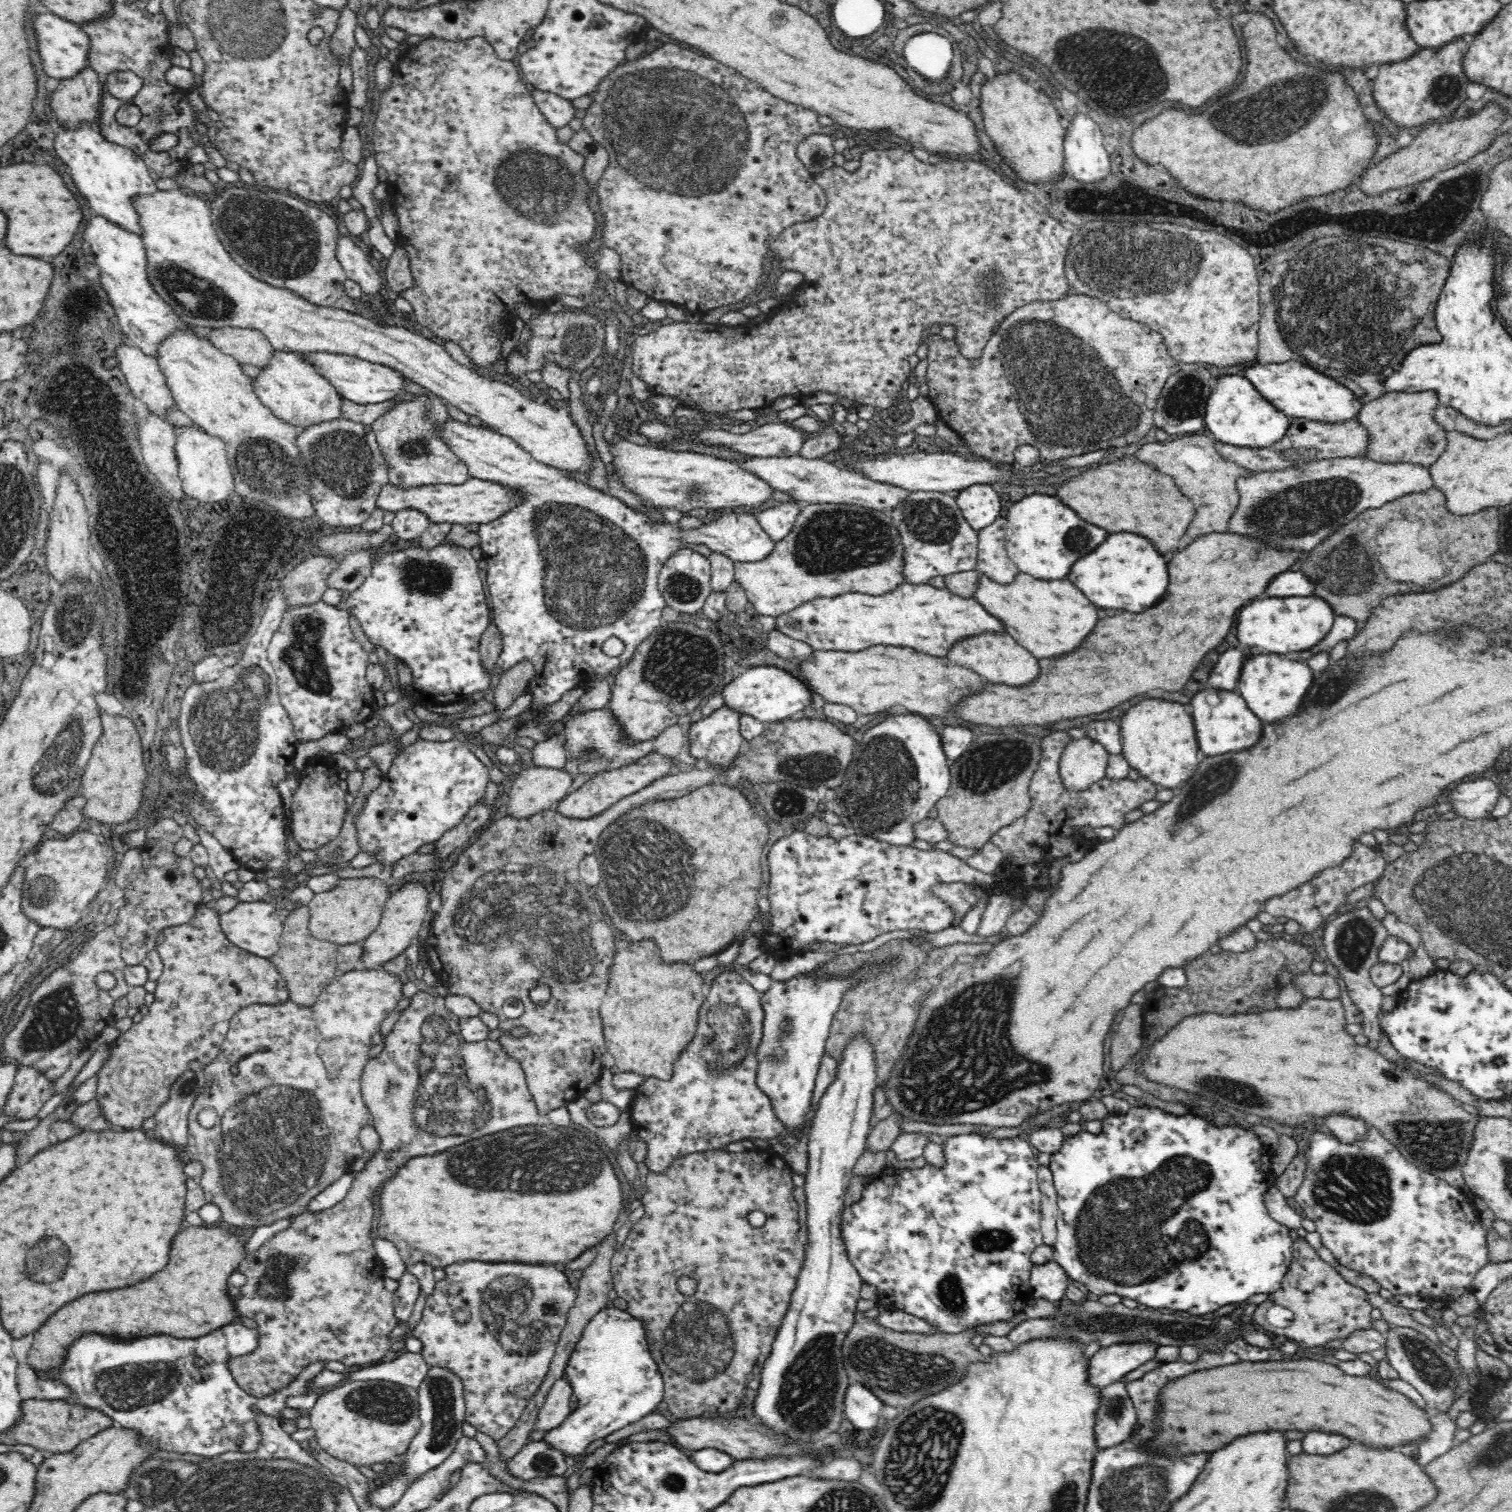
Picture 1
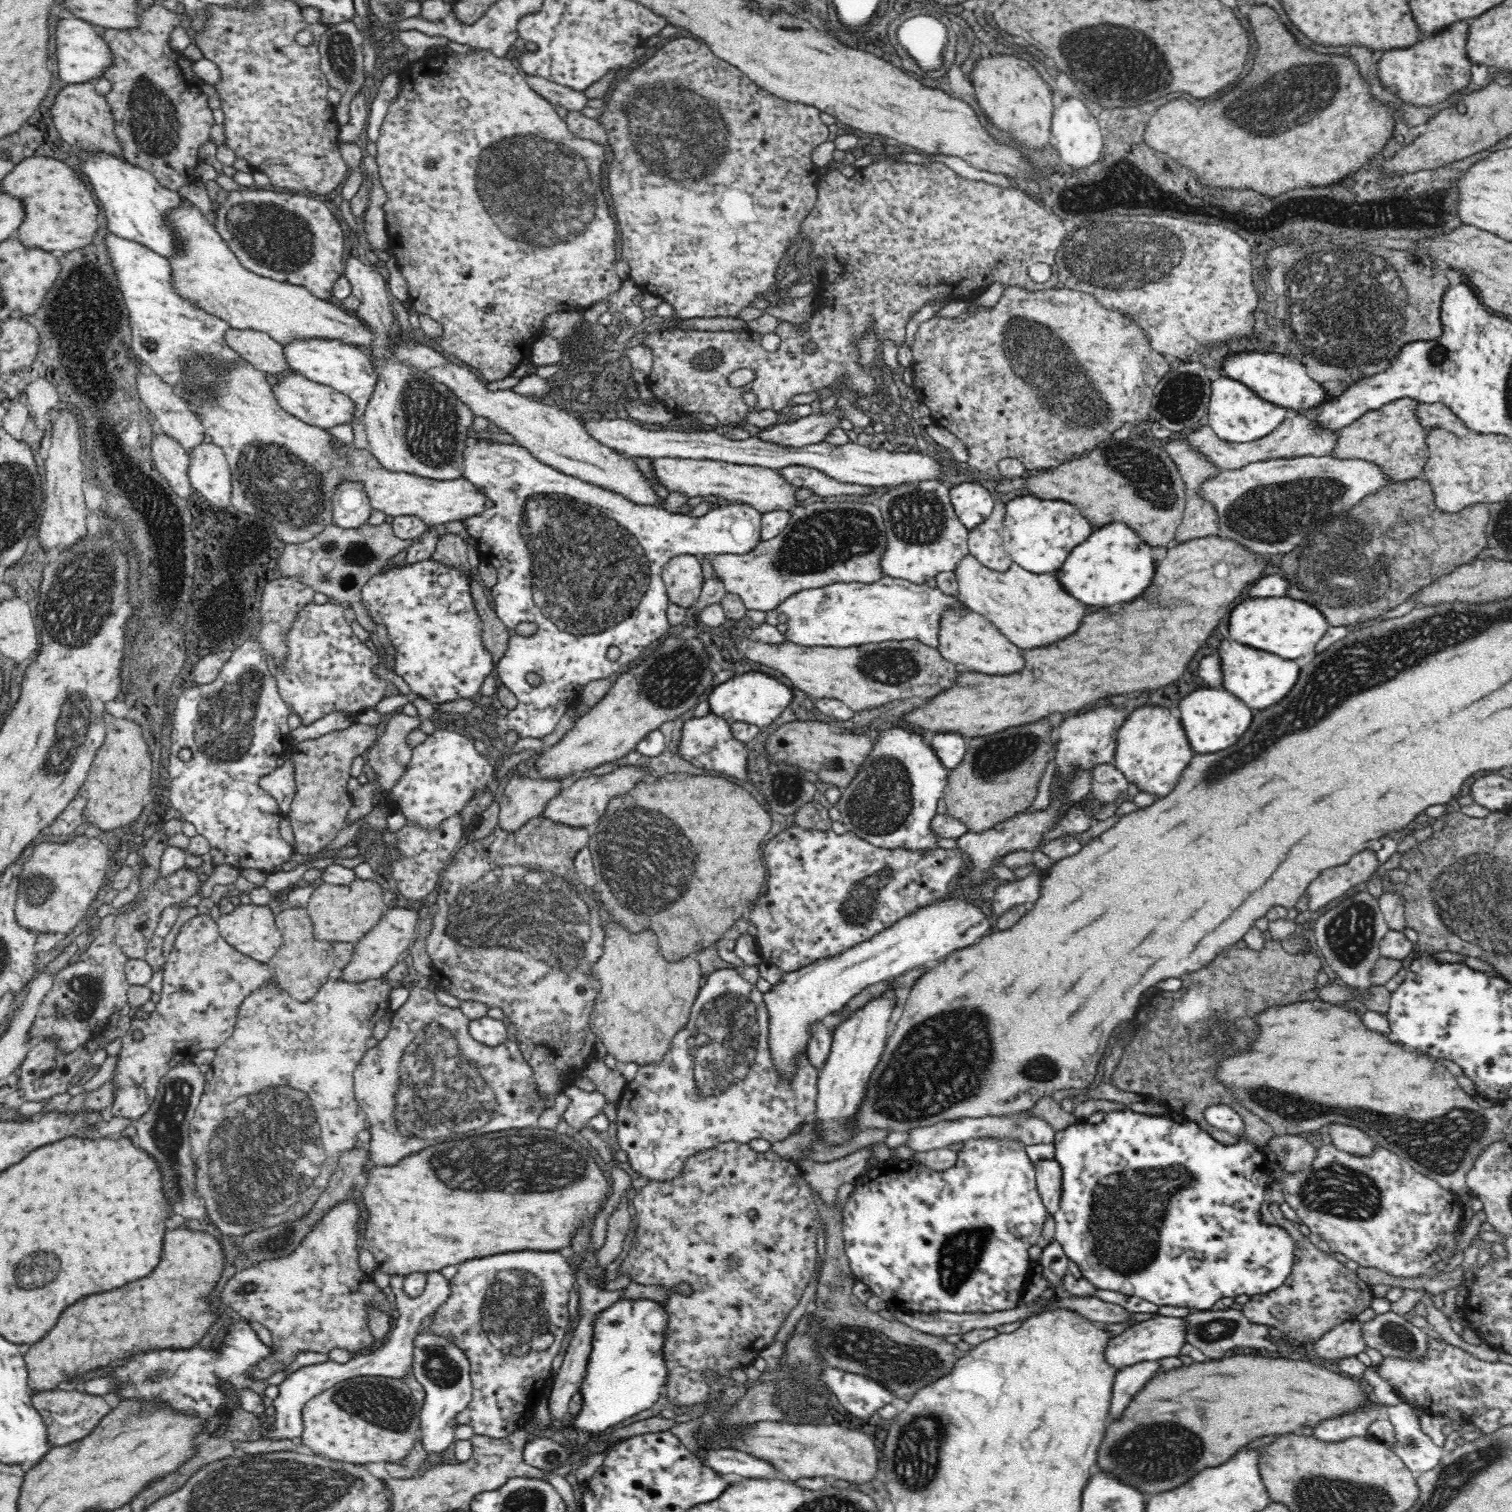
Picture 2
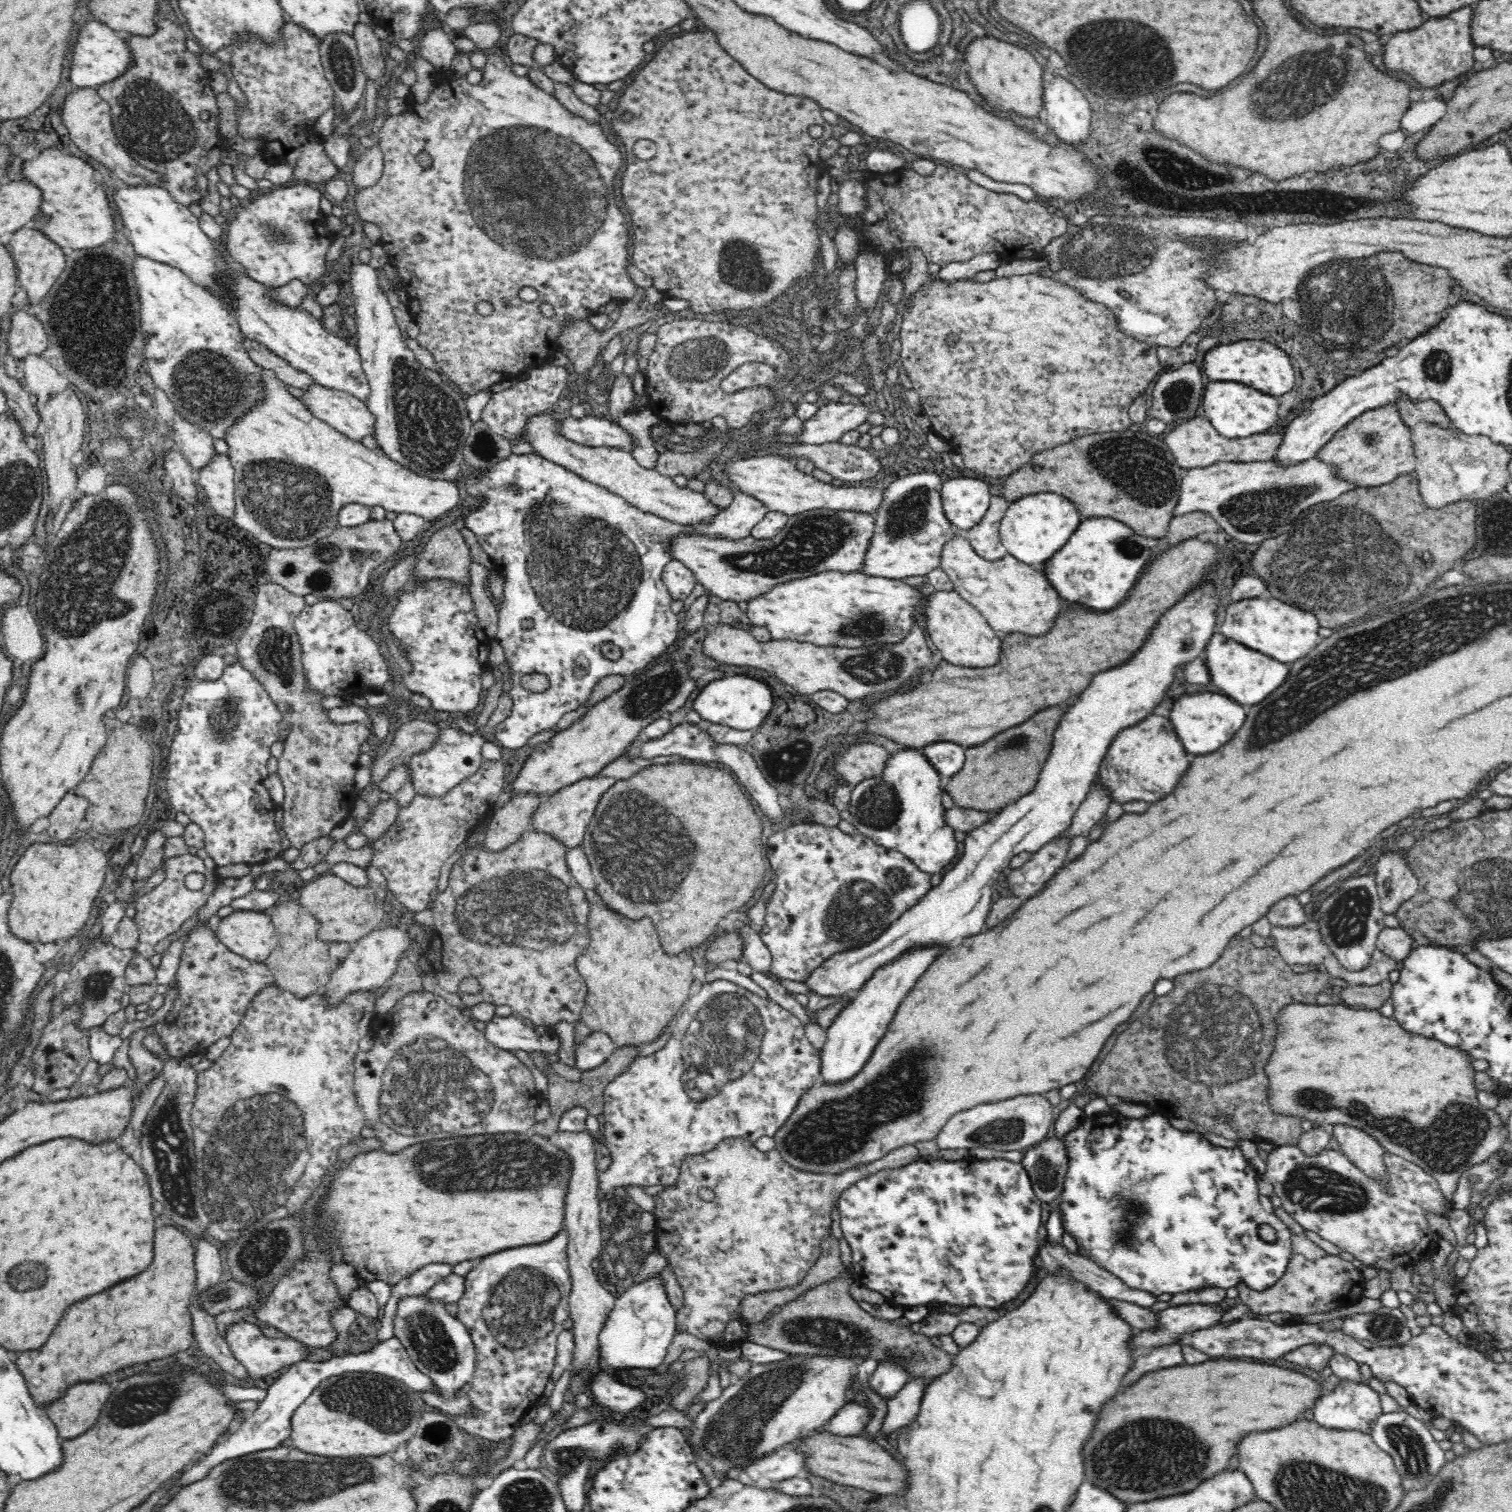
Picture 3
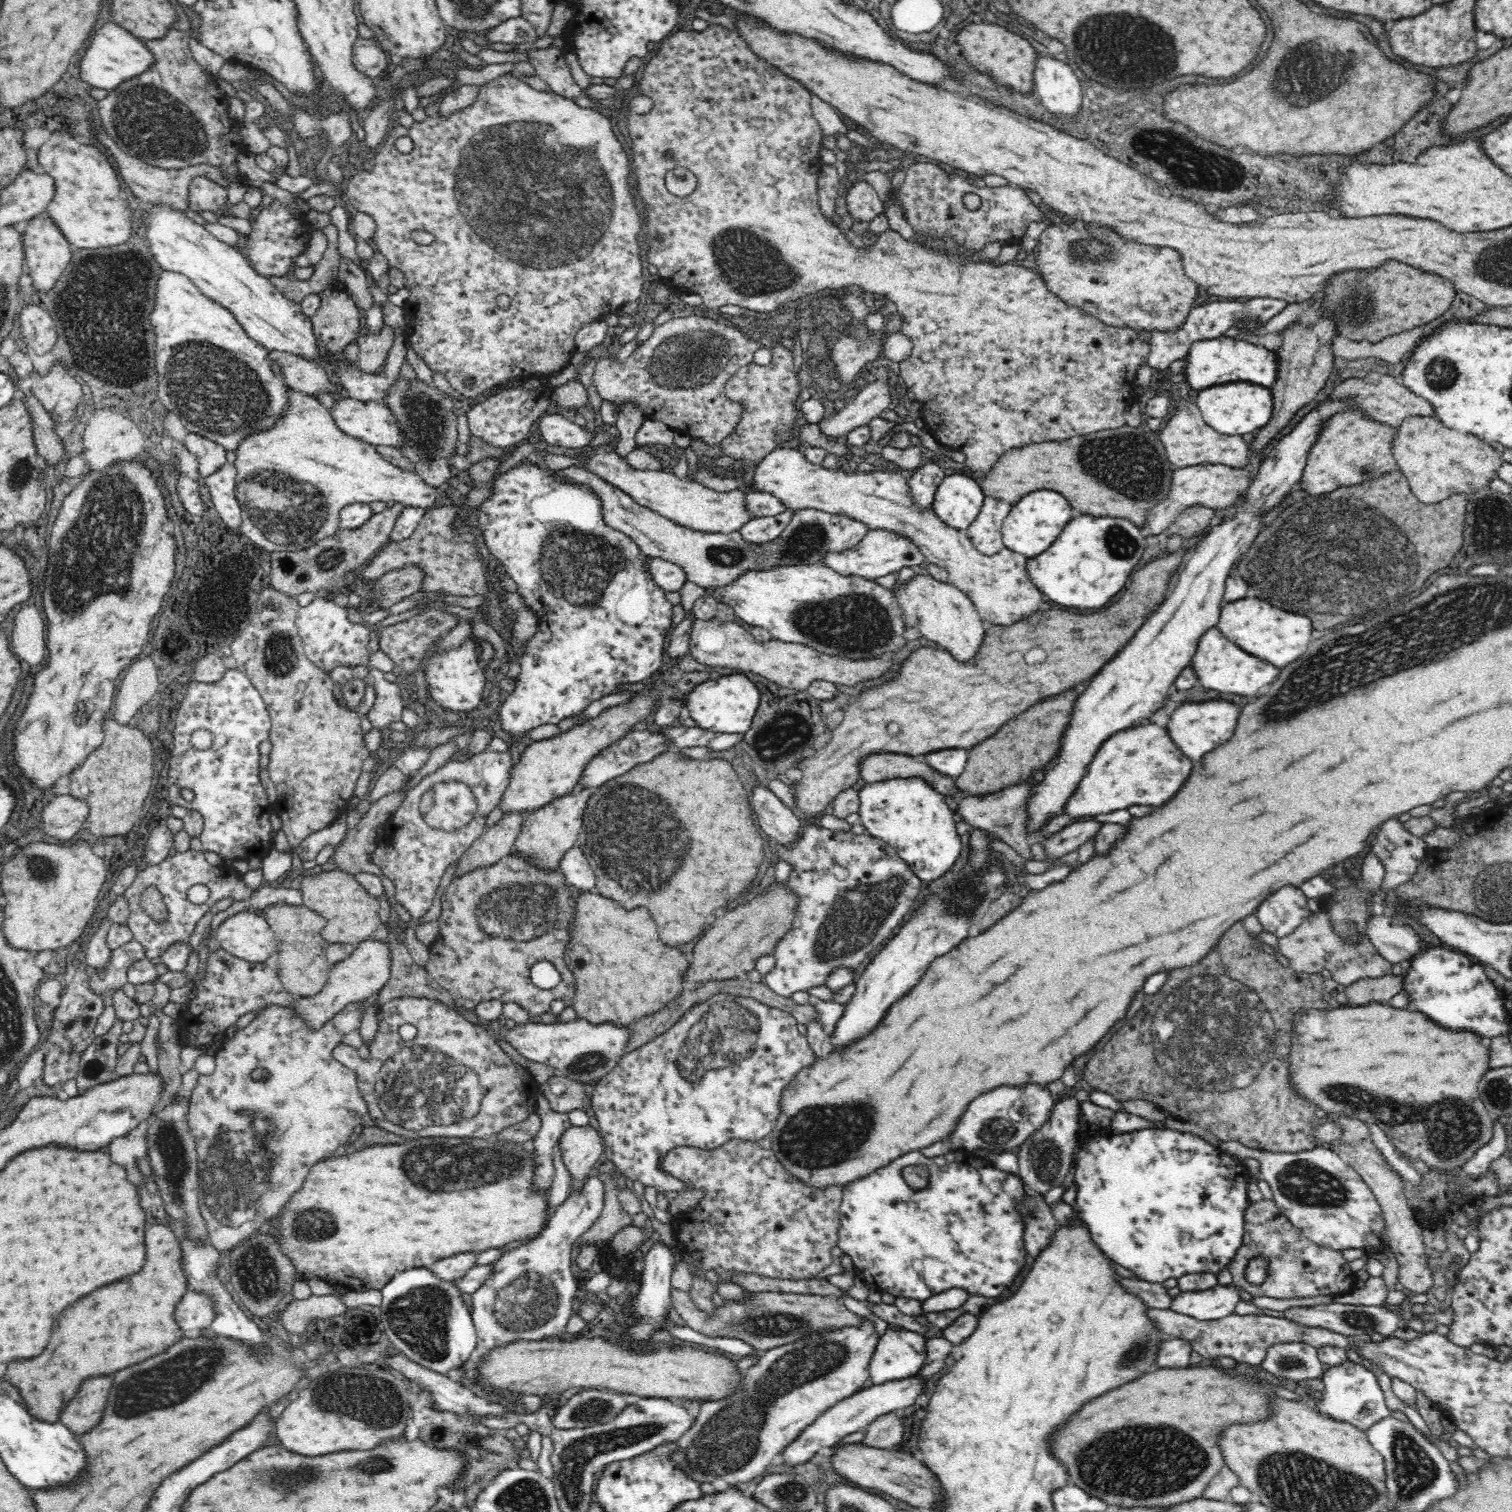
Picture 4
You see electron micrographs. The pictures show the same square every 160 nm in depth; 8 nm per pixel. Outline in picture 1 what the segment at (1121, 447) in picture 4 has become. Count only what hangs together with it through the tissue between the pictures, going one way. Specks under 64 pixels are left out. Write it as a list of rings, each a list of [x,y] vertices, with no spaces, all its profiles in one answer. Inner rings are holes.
[[[1126,454],[1112,462],[1088,468],[1076,476],[1066,478],[1048,490],[1066,506],[1070,506],[1082,520],[1108,532],[1138,532],[1146,536],[1158,550],[1174,552],[1195,510],[1184,496],[1174,477],[1164,473],[1148,461]]]

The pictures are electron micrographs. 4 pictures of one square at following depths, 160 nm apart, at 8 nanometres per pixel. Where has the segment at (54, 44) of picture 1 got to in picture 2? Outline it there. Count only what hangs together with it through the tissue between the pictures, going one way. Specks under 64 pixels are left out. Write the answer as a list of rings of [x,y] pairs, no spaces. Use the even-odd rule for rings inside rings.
[[[62,20],[56,30],[58,48],[58,76],[66,84],[82,84],[102,74],[114,64],[114,51],[102,37],[100,29],[86,20]]]

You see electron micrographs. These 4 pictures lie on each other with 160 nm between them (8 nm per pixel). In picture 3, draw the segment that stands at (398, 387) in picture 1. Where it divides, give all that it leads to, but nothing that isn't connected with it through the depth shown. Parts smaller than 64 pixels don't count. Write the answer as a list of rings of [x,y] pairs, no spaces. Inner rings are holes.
[[[126,185],[117,188],[113,197],[122,224],[129,230],[128,238],[139,256],[179,269],[207,291],[219,288],[219,298],[223,298],[224,306],[235,313],[247,340],[257,342],[294,368],[306,371],[319,385],[346,392],[364,402],[368,400],[371,388],[356,346],[323,330],[320,321],[302,306],[290,307],[276,299],[272,289],[250,277],[227,249],[220,251],[218,240],[209,238],[200,229],[198,217],[175,202],[166,188]]]

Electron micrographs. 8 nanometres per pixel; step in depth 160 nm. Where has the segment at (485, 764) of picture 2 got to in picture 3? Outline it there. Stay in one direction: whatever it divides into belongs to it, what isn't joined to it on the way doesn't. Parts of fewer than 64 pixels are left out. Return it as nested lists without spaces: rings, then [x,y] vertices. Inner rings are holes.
[[[451,728],[442,729],[442,736],[438,738],[438,742],[436,742],[437,744],[432,748],[432,751],[418,754],[411,759],[409,766],[412,769],[412,774],[410,778],[416,793],[443,795],[464,777],[474,774],[483,759],[481,749],[484,742],[485,739],[480,734],[470,735]]]

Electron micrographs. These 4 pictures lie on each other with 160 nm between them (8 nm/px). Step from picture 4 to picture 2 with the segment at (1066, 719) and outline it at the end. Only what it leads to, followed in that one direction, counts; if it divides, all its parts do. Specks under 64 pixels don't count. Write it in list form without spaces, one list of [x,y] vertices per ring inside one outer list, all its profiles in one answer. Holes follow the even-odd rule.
[[[1046,718],[1020,728],[1006,728],[986,738],[968,740],[964,760],[956,770],[949,771],[942,796],[946,814],[964,821],[968,831],[980,832],[1030,807],[1037,794],[1038,782],[1054,756],[1052,732],[1052,724]],[[1030,738],[1036,742],[1030,744]]]

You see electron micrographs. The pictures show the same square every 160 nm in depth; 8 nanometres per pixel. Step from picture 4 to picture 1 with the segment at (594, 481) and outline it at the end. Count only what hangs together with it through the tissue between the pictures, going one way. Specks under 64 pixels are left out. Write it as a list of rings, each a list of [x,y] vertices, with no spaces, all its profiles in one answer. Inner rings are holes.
[[[801,504],[799,515],[791,531],[777,540],[771,551],[757,561],[733,561],[734,580],[743,588],[747,601],[763,616],[778,617],[794,610],[796,605],[814,596],[838,596],[838,592],[870,592],[882,594],[903,580],[901,573],[902,543],[898,530],[884,511],[864,508],[856,504]]]

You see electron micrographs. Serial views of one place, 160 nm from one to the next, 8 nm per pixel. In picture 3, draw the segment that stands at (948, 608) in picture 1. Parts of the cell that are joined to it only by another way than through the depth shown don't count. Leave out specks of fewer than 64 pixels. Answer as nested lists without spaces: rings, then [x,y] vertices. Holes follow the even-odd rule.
[[[824,571],[772,585],[768,592],[762,592],[746,602],[744,616],[745,621],[753,627],[770,631],[773,640],[811,643],[820,647],[864,649],[872,644],[902,643],[916,620],[916,607],[921,606],[922,601],[922,593],[901,579],[868,576],[860,571]]]

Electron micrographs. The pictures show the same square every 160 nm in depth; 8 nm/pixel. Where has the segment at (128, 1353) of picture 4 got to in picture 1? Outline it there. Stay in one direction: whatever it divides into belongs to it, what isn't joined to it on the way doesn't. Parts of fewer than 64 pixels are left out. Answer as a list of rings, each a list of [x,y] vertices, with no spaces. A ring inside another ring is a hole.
[[[190,1226],[180,1230],[172,1240],[168,1264],[146,1282],[114,1292],[94,1292],[74,1300],[74,1304],[68,1304],[66,1308],[60,1308],[33,1333],[27,1366],[38,1374],[52,1372],[62,1367],[70,1346],[74,1346],[76,1340],[92,1334],[112,1340],[134,1340],[156,1334],[192,1340],[210,1334],[238,1316],[234,1314],[236,1310],[230,1312],[230,1300],[226,1300],[226,1280],[245,1256],[244,1243],[234,1233],[224,1232],[222,1227]]]

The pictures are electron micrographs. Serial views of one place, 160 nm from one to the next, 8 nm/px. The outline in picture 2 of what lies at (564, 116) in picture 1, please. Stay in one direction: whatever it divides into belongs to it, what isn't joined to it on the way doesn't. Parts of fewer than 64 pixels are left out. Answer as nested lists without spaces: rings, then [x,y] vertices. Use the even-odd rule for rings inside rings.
[[[524,72],[524,78],[530,87],[540,93],[540,95],[546,97],[549,103],[560,103],[568,111],[582,110],[588,104],[588,96],[586,96],[584,90],[558,84],[532,73],[528,74]]]

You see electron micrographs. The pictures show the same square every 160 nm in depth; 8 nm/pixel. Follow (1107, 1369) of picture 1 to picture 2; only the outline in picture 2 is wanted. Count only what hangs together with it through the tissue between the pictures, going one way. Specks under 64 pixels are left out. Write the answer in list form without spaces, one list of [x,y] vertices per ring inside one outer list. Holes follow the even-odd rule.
[[[1157,1315],[1154,1318],[1136,1323],[1120,1335],[1113,1337],[1106,1348],[1106,1361],[1117,1370],[1122,1370],[1122,1368],[1138,1364],[1137,1362],[1140,1361],[1158,1361],[1162,1358],[1179,1357],[1182,1346],[1187,1343],[1186,1332],[1188,1332],[1188,1319],[1186,1317]]]

